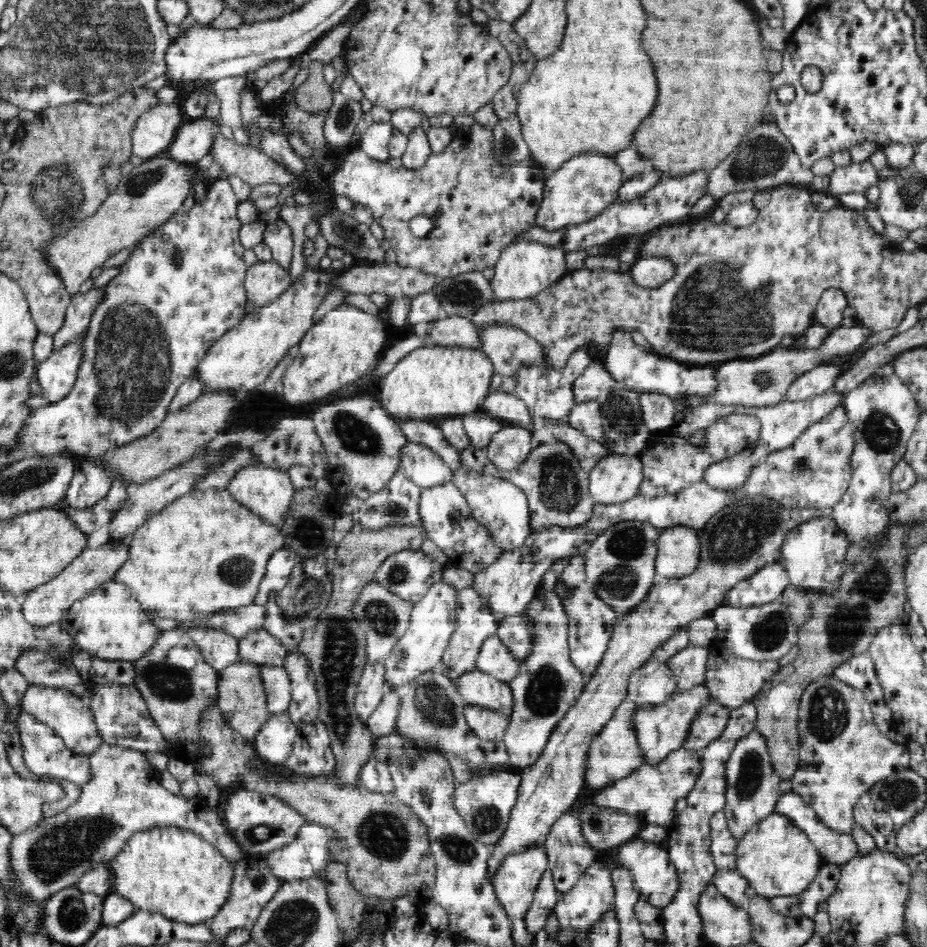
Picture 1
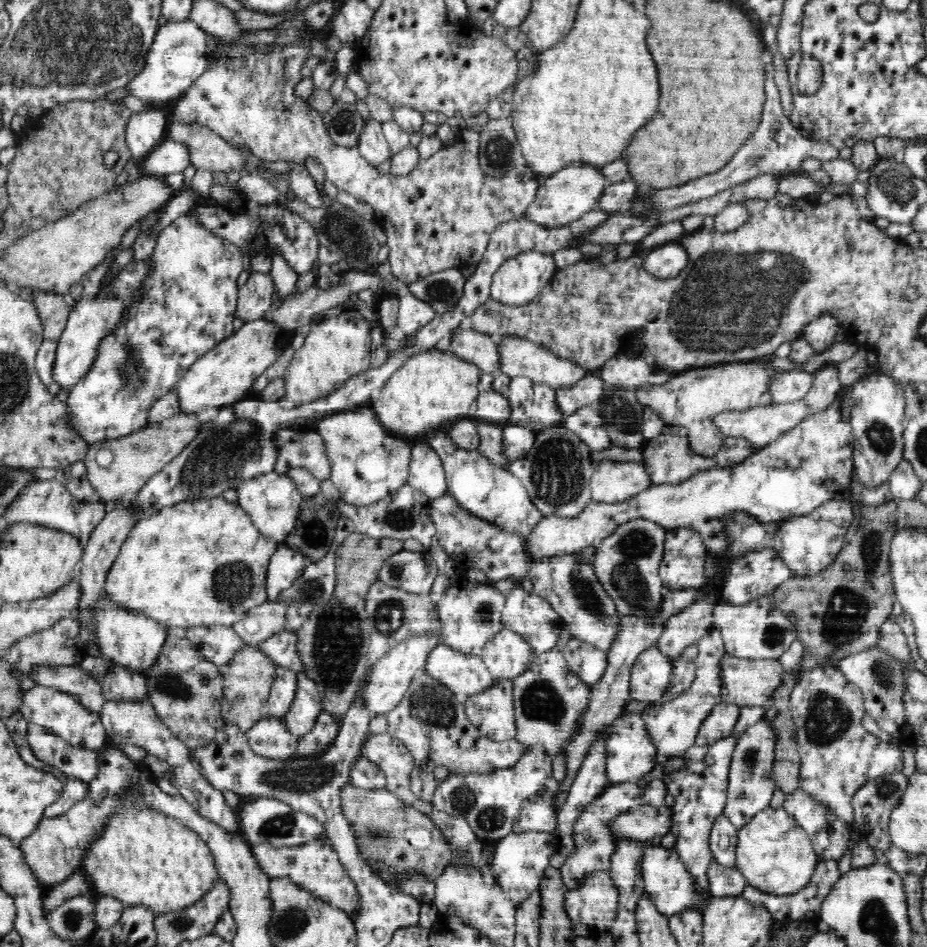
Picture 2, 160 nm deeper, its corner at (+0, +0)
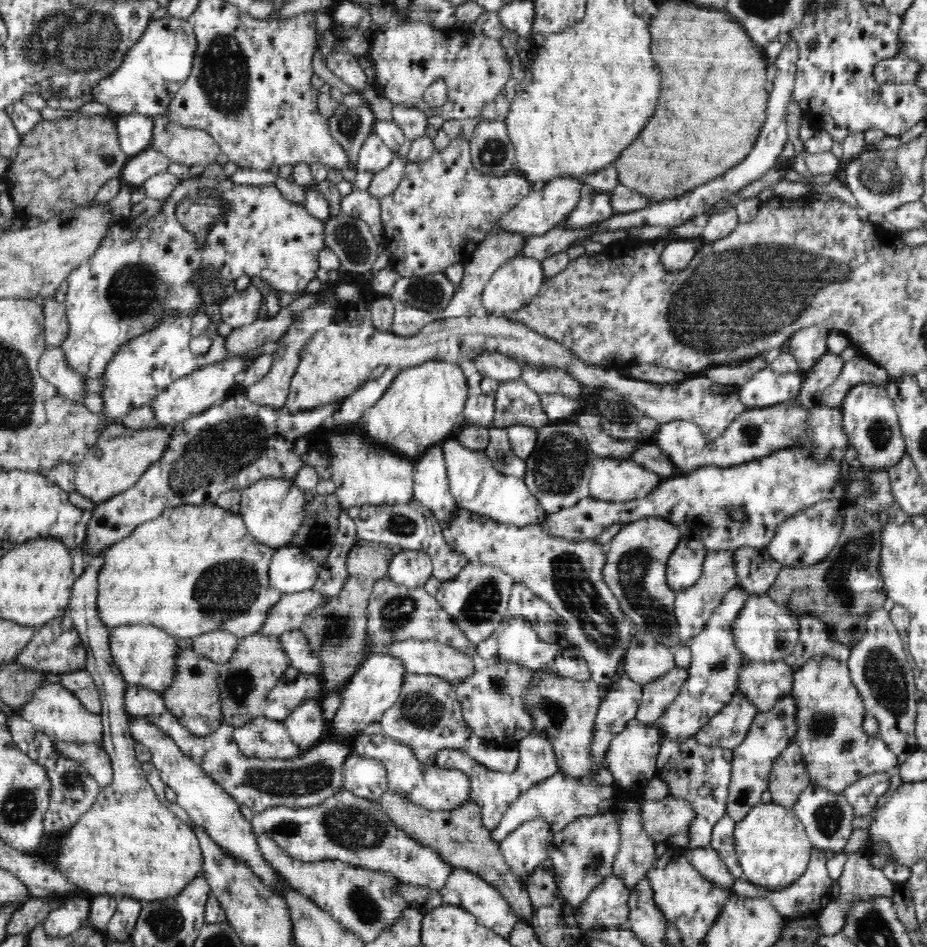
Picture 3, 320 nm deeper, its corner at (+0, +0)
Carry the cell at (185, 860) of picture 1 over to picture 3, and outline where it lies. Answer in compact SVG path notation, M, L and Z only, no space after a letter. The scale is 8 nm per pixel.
M104 548L85 556L88 566L72 585L67 610L86 649L86 670L99 690L103 724L101 746L110 757L113 779L108 786L101 787L96 801L80 815L78 822L62 833L55 859L51 862L87 896L112 895L154 902L179 895L196 875L202 873L203 856L196 833L160 802L146 781L147 774L135 753L135 740L128 726L130 715L125 710L127 684L113 661L109 629L100 620L97 609L97 578L100 568L104 568L106 555Z

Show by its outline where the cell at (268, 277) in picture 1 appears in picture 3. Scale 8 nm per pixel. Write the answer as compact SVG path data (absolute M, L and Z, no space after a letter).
M254 281L246 289L235 291L221 304L221 319L233 329L247 326L258 320L260 306L264 298L260 294L260 284Z

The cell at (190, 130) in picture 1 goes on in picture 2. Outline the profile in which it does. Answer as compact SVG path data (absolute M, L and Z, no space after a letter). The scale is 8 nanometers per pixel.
M167 137L138 163L141 174L148 176L178 174L191 164L188 147Z

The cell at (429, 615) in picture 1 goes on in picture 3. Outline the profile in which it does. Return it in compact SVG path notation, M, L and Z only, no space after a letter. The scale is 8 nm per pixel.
M368 654L364 662L358 667L354 676L341 691L342 700L336 715L326 730L326 738L337 736L355 736L359 734L370 722L380 722L384 712L392 708L399 699L403 687L403 678L407 674L403 661L389 654Z

